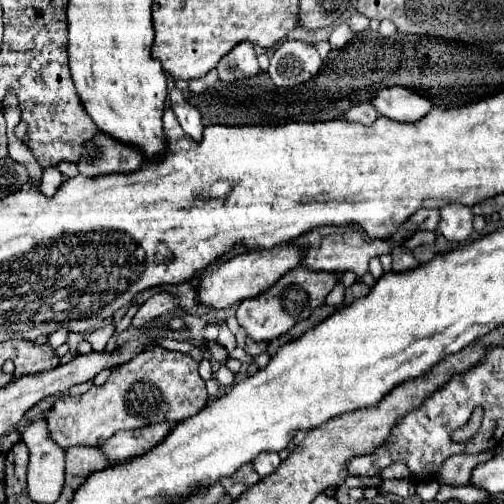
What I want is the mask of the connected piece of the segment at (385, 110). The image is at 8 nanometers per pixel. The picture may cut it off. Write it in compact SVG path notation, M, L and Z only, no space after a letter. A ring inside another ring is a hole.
M405 86L377 90L371 98L371 104L381 116L397 122L417 122L431 108L431 102L427 98Z

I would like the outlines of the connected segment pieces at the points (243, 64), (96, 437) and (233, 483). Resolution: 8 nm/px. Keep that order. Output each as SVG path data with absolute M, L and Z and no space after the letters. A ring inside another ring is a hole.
M239 42L231 54L223 56L217 64L219 78L223 82L237 82L243 78L253 78L259 72L257 56L251 42Z
M149 346L149 348L141 350L131 362L117 366L103 386L91 386L81 396L57 398L51 412L47 414L51 438L63 448L79 446L79 444L81 446L101 446L117 430L135 430L135 428L145 428L149 424L159 424L159 422L175 424L183 418L189 418L189 416L197 414L207 404L207 398L209 398L209 394L205 390L205 380L199 376L197 368L199 368L199 364L189 354L171 352L161 346Z
M253 464L251 466L243 466L243 470L237 470L231 478L225 478L221 484L225 488L225 492L235 500L239 498L247 488L251 488L253 484L259 482L259 474L255 474Z

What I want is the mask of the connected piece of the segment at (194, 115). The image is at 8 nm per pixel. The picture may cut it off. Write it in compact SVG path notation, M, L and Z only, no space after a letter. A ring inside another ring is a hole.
M183 100L181 104L173 106L173 112L175 112L181 128L187 132L187 136L191 136L193 140L199 140L201 132L203 132L199 110L193 104L189 104L187 100Z

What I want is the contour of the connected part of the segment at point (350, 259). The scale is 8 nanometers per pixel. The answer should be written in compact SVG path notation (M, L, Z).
M421 208L391 238L371 238L369 234L365 234L365 230L361 226L321 226L321 228L315 228L315 230L307 232L305 236L297 238L293 244L299 244L305 248L301 262L305 266L309 266L311 270L323 270L323 272L353 270L357 276L363 276L367 272L369 260L373 256L389 254L393 248L399 248L405 240L409 240L417 230L437 230L437 224L439 224L439 210Z

